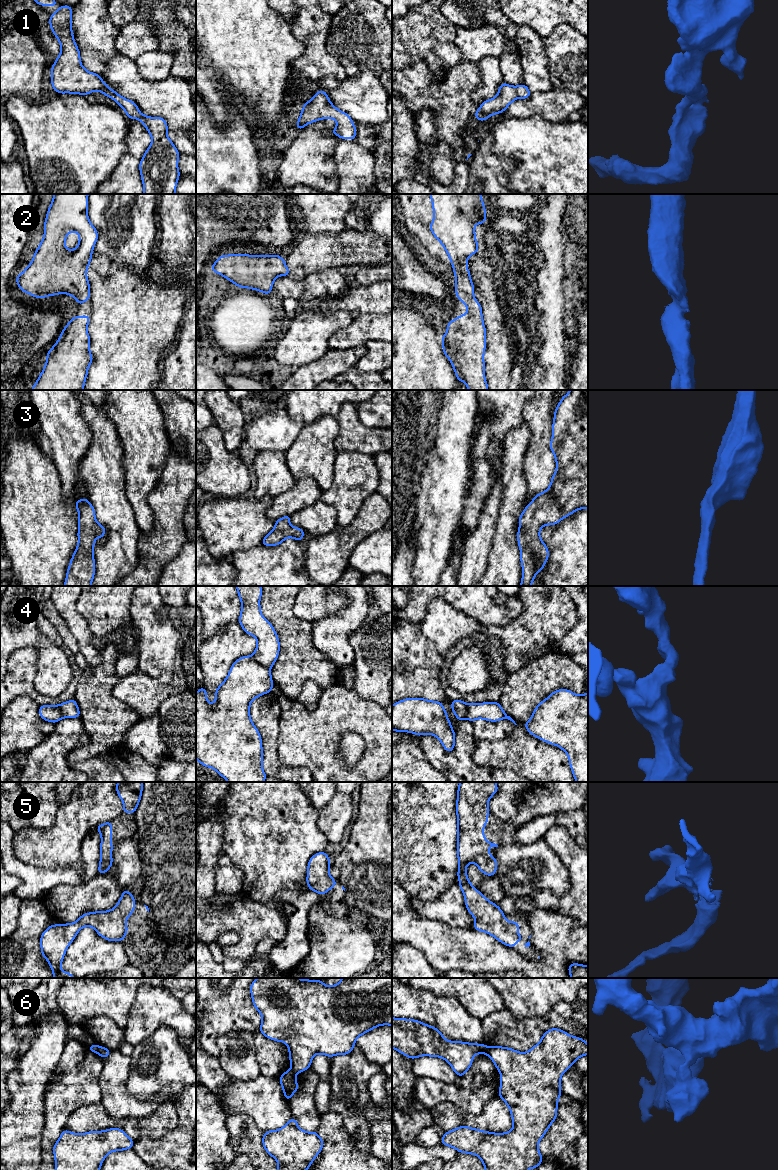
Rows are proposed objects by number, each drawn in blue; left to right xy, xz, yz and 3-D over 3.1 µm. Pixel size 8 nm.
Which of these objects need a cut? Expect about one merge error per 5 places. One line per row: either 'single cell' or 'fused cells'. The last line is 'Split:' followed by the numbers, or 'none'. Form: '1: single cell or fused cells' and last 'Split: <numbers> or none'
1: single cell
2: single cell
3: single cell
4: fused cells
5: single cell
6: fused cells
Split: 4, 6

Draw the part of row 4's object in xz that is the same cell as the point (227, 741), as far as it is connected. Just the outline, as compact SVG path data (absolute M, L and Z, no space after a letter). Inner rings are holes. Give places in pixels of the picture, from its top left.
M252 656L238 658L231 666L226 679L215 691L214 703L207 702L207 690L202 686L196 692L196 759L204 767L214 769L228 782L264 782L262 738L250 717L251 702L270 693L274 686L271 669L260 665Z

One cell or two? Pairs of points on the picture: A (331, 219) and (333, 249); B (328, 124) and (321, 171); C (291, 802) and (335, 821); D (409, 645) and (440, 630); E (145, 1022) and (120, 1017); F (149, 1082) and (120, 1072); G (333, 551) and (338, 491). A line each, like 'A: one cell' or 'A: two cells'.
A: two cells
B: one cell
C: two cells
D: two cells
E: two cells
F: two cells
G: two cells

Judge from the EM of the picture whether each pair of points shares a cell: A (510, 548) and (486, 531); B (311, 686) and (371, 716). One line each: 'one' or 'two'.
A: two
B: two

